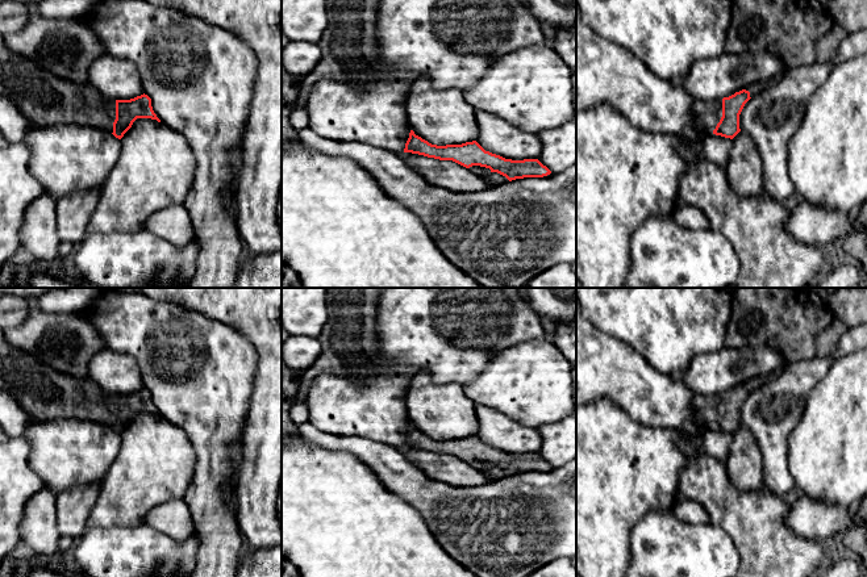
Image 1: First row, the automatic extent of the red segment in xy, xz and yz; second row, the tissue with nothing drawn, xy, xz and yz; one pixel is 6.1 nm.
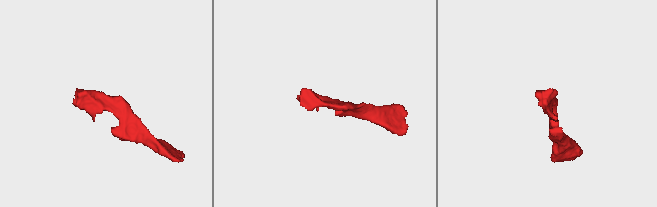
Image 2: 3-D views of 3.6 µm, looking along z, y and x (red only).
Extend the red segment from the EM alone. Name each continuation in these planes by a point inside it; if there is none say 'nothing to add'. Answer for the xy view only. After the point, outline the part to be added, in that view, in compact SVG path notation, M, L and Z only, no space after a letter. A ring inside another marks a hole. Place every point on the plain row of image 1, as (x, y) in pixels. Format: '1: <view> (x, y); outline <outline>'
1: xy (45, 393); outline M0 331L0 389L11 393L34 419L76 418L113 427L116 394L105 392L88 376L75 379L43 364L33 355L13 347Z

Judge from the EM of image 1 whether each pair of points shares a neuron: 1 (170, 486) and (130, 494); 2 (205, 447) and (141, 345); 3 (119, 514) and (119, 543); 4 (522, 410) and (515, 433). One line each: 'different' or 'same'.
1: same
2: same
3: different
4: different

